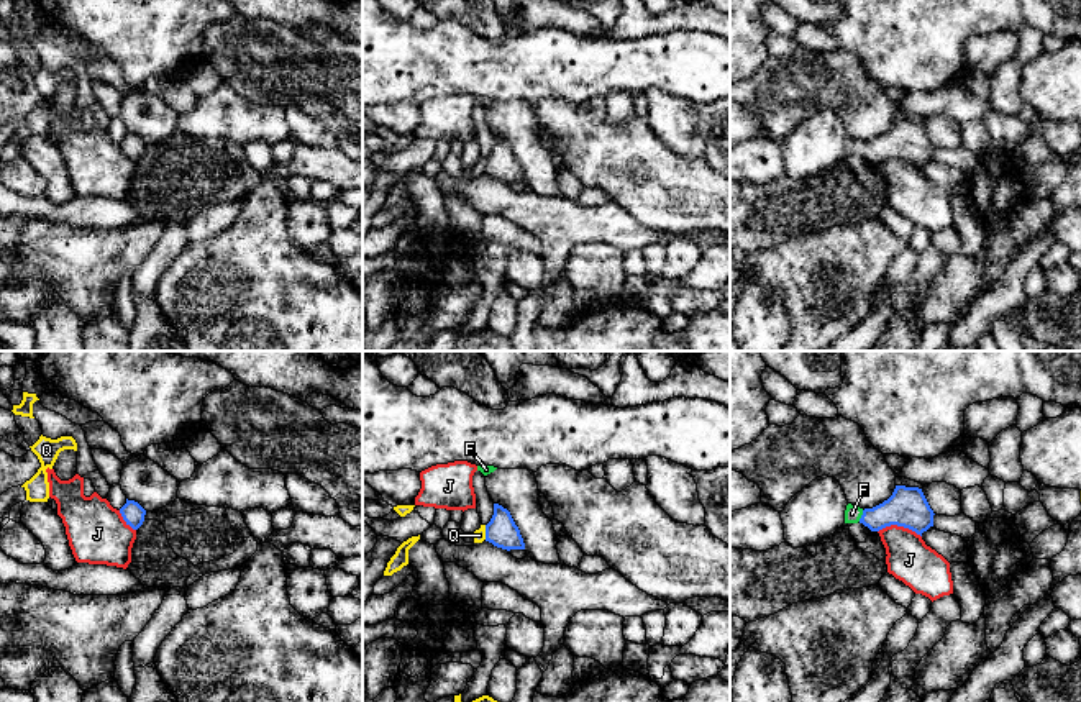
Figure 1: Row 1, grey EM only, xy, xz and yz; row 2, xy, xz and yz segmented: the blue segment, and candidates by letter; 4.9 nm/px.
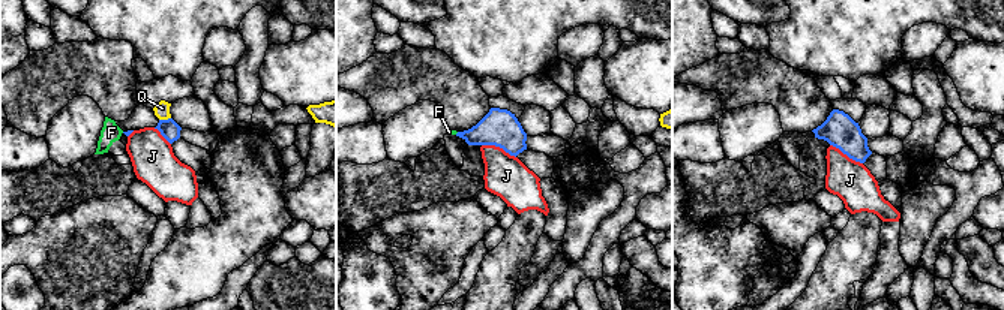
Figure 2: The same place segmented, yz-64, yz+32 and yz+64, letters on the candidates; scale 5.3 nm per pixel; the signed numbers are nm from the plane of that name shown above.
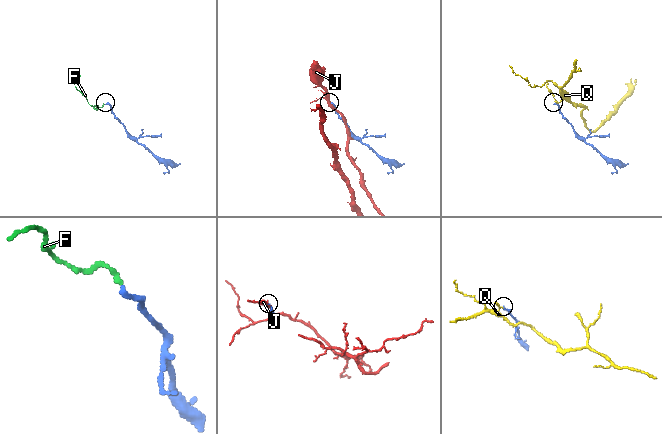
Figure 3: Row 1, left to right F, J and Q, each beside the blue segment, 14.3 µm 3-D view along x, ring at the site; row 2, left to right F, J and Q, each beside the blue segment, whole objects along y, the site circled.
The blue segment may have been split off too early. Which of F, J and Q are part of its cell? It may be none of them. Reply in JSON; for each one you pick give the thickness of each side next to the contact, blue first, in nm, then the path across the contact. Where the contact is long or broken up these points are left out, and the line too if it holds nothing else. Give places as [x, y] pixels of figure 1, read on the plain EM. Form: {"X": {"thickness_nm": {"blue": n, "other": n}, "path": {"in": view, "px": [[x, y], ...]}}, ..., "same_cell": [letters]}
{"F": {"thickness_nm": {"blue": 200, "other": 80}}, "same_cell": ["F"]}

